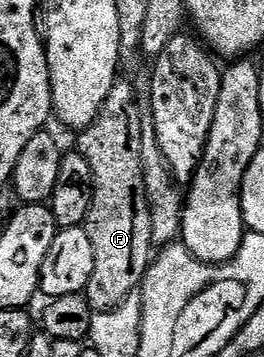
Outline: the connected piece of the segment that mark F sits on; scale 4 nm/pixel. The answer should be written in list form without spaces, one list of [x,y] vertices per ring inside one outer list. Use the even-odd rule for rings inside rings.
[[[117,82],[98,118],[78,133],[77,150],[92,168],[92,204],[85,221],[95,258],[93,278],[89,278],[85,293],[92,313],[112,311],[125,302],[129,294],[142,285],[147,266],[153,259],[151,219],[144,194],[142,160],[136,144],[137,132],[145,120],[133,112],[134,106],[134,90]]]

